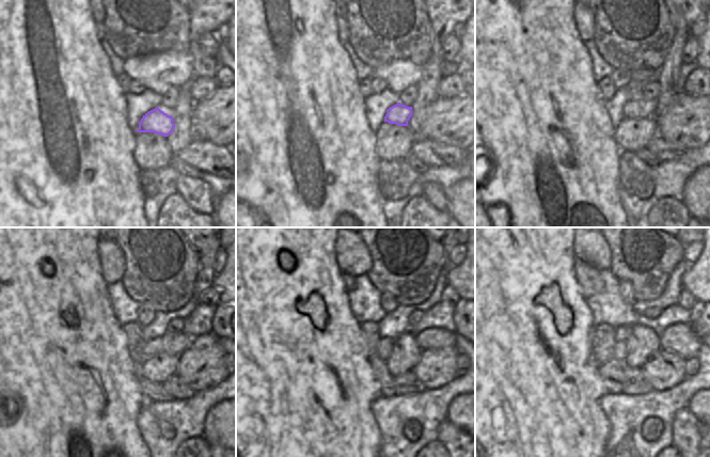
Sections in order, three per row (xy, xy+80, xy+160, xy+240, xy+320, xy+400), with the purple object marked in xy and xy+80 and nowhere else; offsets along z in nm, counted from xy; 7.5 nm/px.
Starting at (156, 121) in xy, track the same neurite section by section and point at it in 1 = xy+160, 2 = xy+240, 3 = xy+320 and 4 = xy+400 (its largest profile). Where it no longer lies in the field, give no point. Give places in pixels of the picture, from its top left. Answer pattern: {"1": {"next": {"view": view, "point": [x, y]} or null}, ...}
{"1": {"next": {"view": "xy+160", "point": [637, 108]}}, "2": {"next": {"view": "xy+240", "point": [174, 345]}}, "3": {"next": {"view": "xy+320", "point": [430, 339]}}, "4": {"next": {"view": "xy+400", "point": [680, 339]}}}

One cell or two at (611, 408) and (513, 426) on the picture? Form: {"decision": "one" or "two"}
{"decision": "two"}

